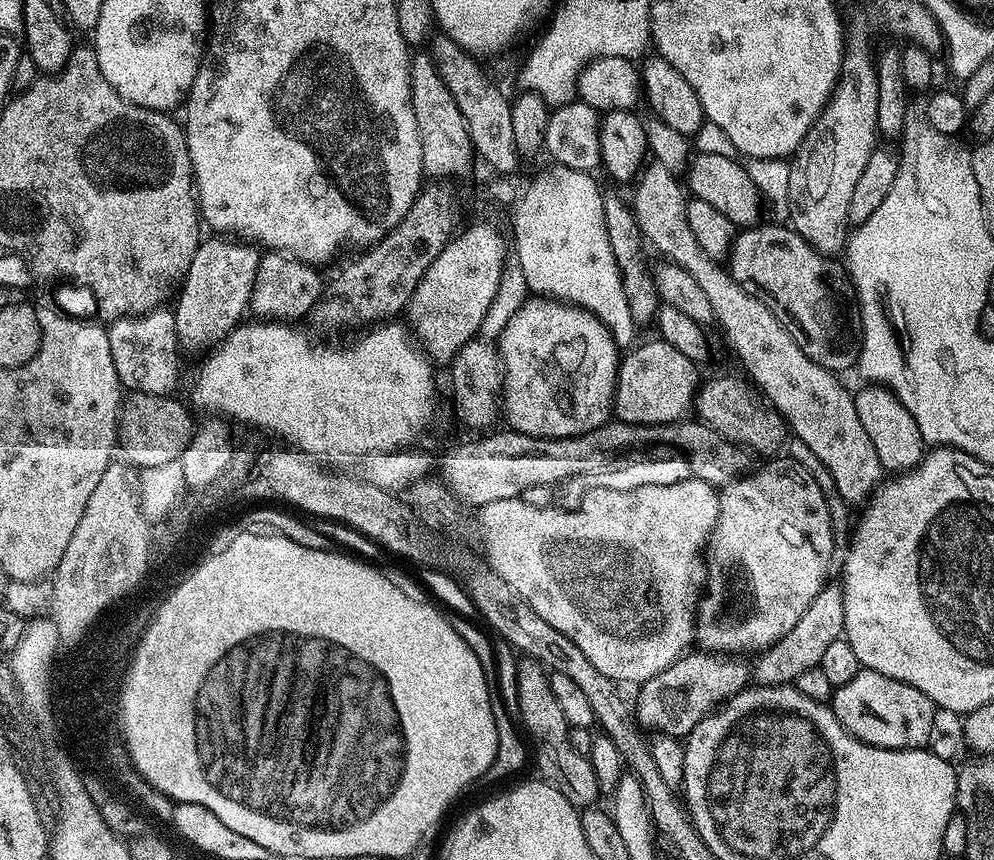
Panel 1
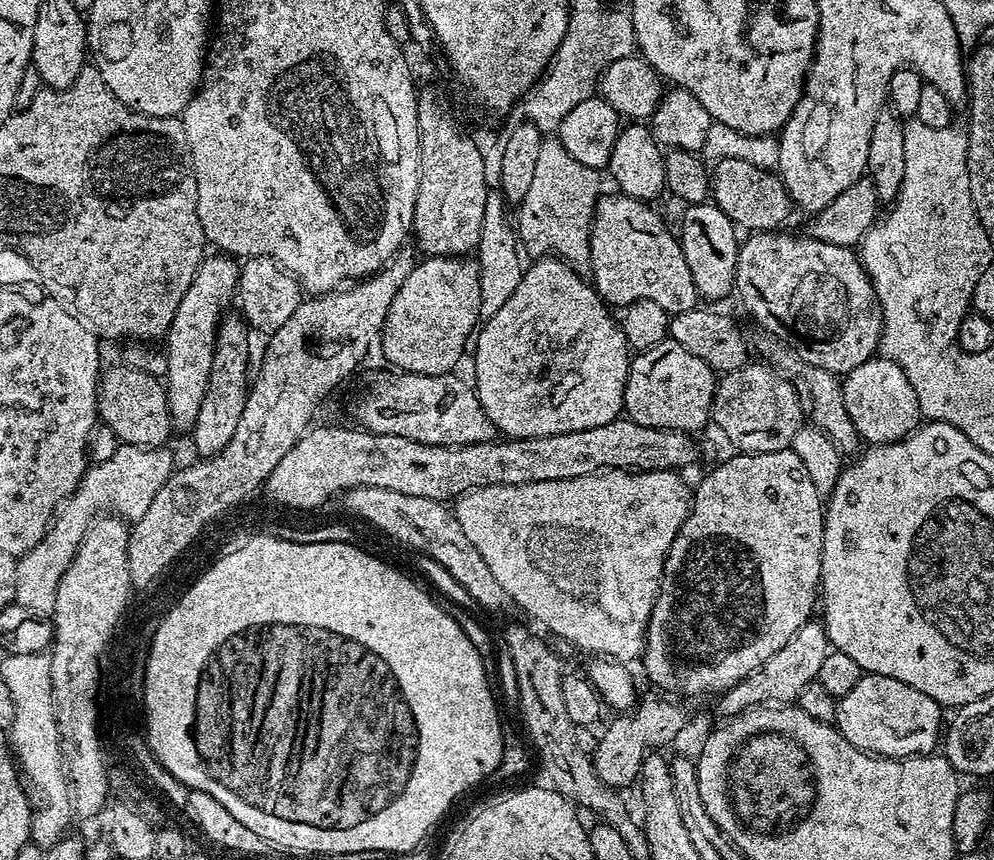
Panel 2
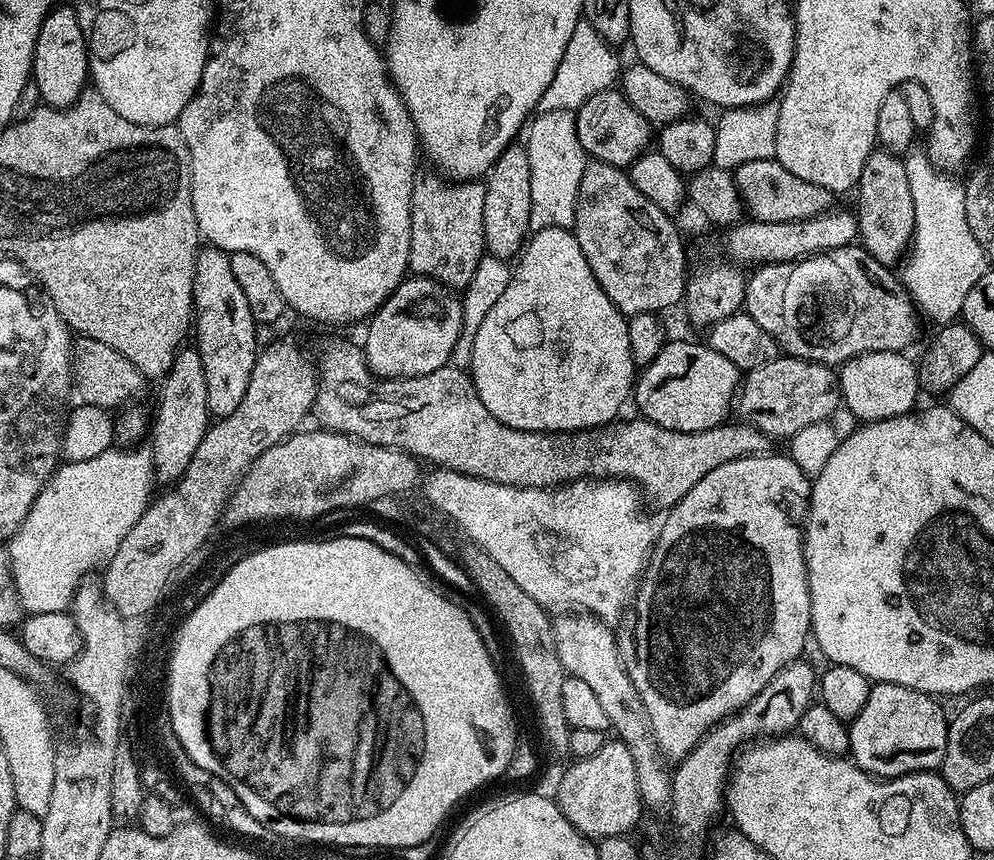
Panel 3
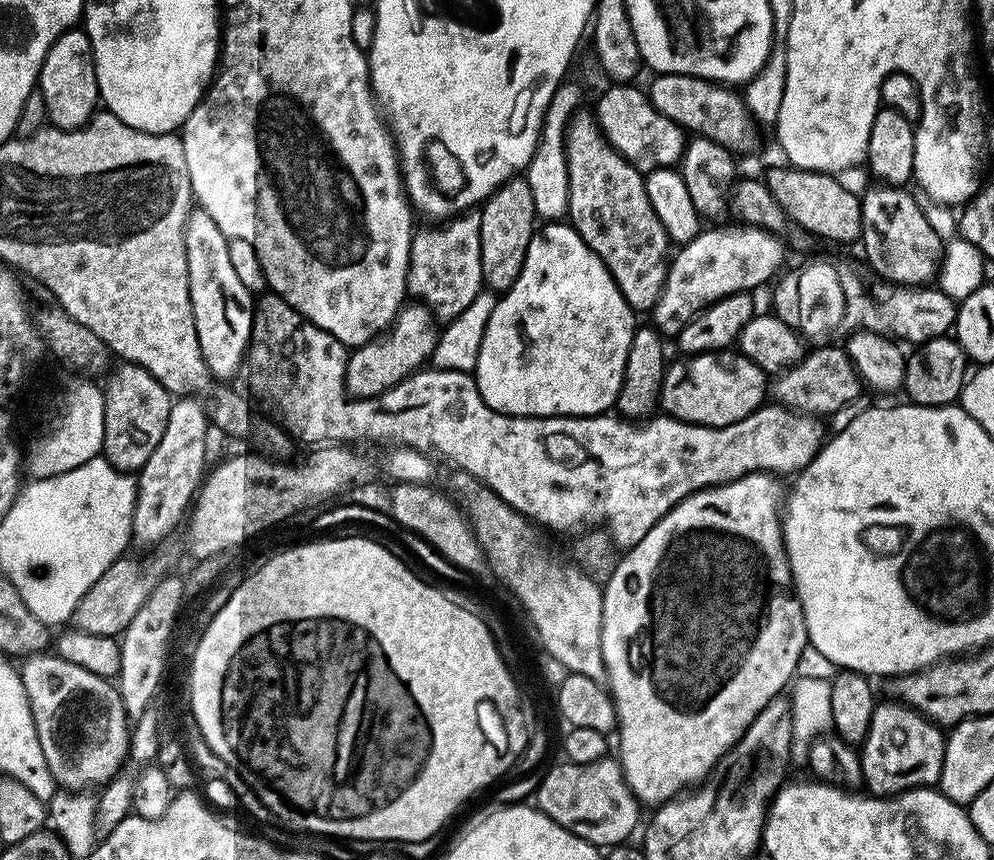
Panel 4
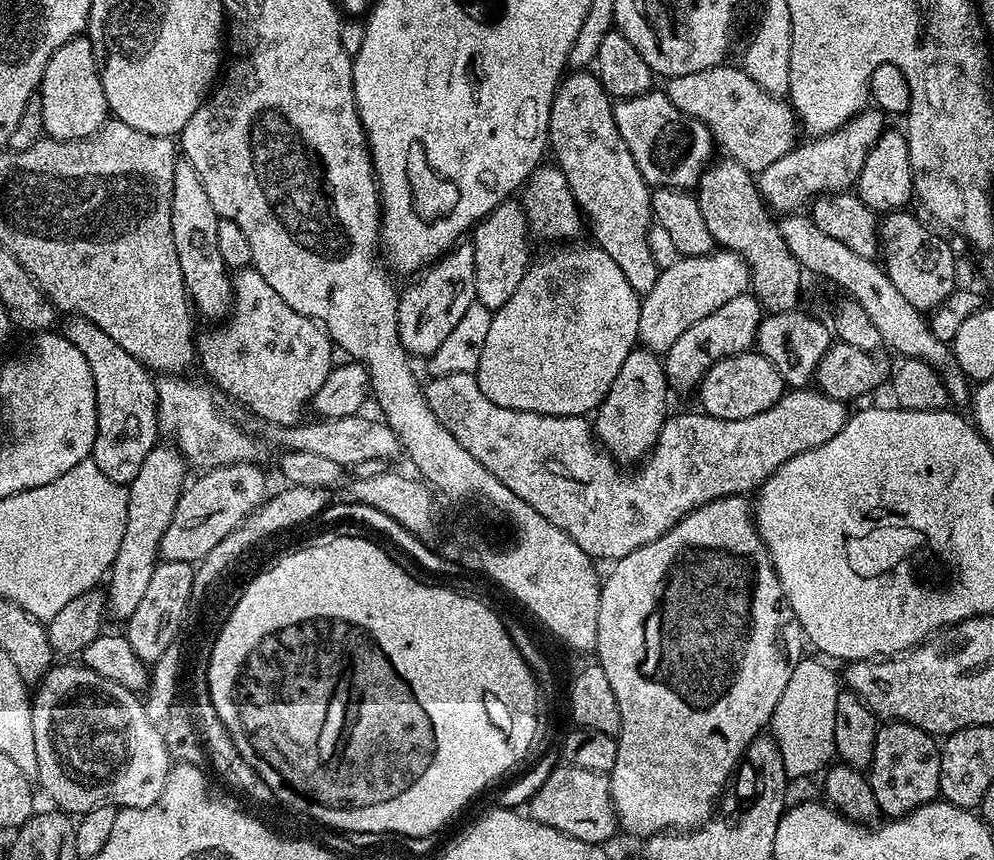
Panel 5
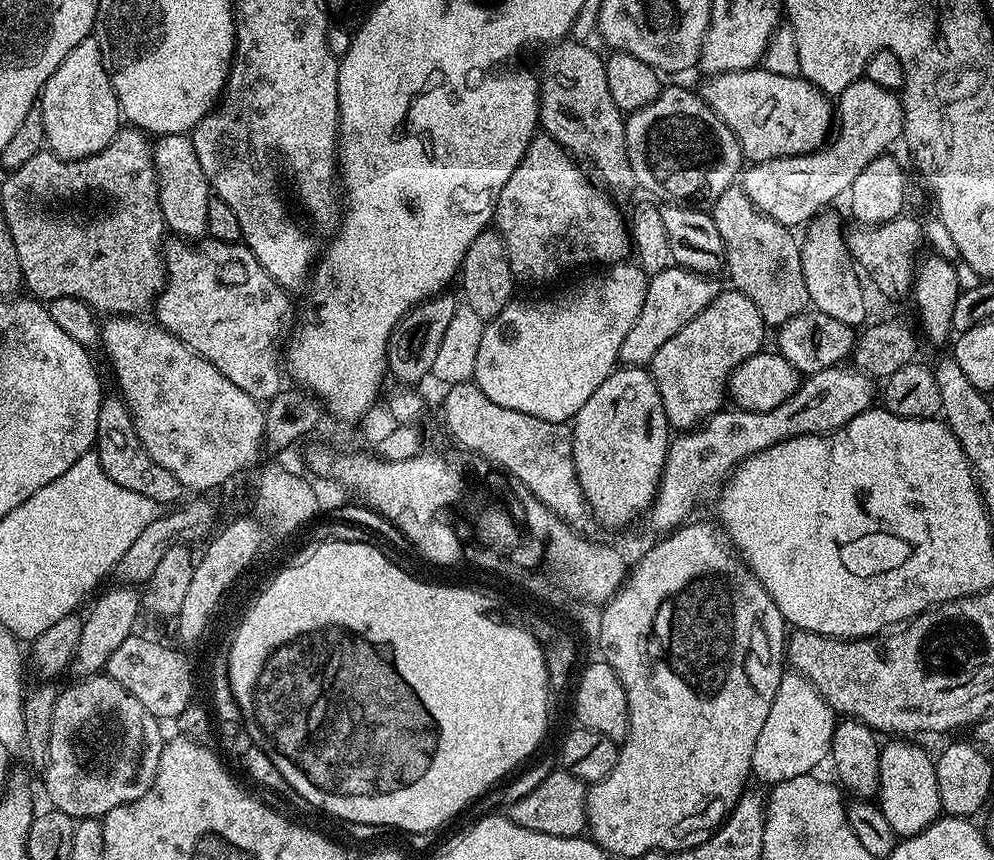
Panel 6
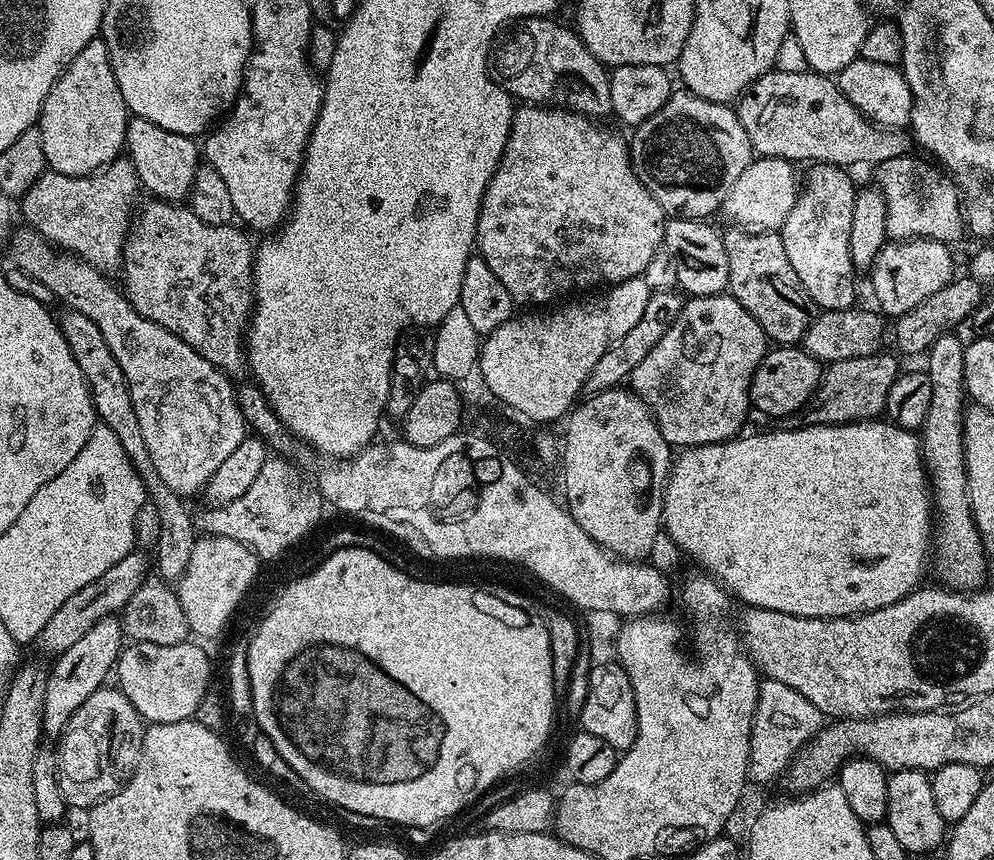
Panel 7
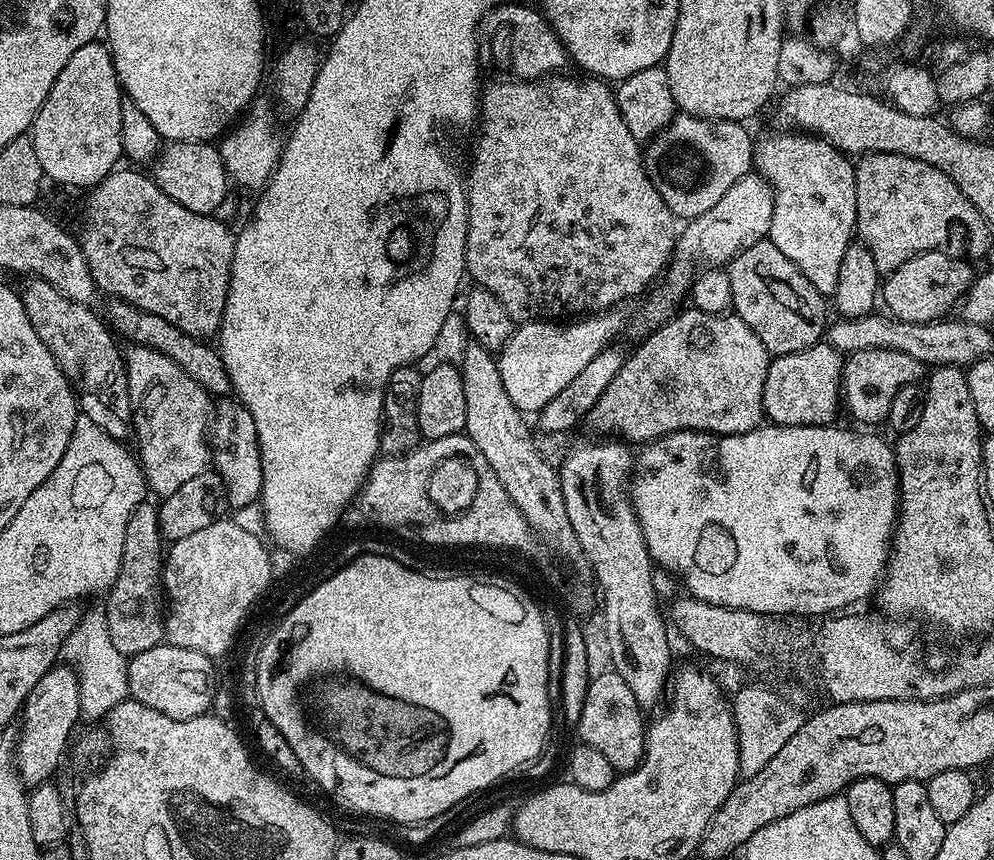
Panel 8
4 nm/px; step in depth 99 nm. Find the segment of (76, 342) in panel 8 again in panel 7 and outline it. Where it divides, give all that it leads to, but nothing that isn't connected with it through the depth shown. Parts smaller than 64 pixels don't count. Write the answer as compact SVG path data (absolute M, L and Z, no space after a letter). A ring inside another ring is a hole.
M65 311L65 316L59 317L60 330L66 338L66 346L70 346L70 354L74 354L74 362L82 370L82 374L88 383L88 389L92 392L92 404L96 407L96 415L99 423L104 424L111 435L120 439L120 445L124 447L124 453L128 461L132 463L132 469L138 473L144 484L147 499L157 508L158 519L161 522L158 538L154 545L154 572L165 582L176 582L186 570L190 561L190 552L198 539L197 530L192 525L192 513L188 508L184 509L185 501L162 478L158 478L158 470L150 458L150 450L146 450L146 441L142 439L142 426L138 426L138 418L134 414L134 402L130 402L130 390L126 386L126 374L122 374L122 366L118 366L118 358L110 354L110 346L106 346L106 338L102 338L102 330L86 318L86 314Z

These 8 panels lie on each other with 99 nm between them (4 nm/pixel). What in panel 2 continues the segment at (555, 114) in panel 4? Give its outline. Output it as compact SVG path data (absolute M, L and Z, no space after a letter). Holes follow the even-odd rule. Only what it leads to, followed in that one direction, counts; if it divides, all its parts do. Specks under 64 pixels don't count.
M559 138L544 139L542 150L538 150L530 190L526 190L526 198L522 198L518 205L520 217L514 220L519 243L525 253L529 252L529 257L559 256L573 266L587 265L592 215L602 195L600 176L597 169L582 166L582 162L562 146Z

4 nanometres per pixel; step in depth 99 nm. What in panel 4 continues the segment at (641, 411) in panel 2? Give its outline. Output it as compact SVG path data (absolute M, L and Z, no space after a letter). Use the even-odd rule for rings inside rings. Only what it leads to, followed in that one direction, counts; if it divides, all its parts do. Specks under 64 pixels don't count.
M738 350L697 352L684 360L671 361L665 367L658 397L665 416L702 426L730 426L730 422L742 422L757 412L765 403L764 395L769 395L770 380L764 369Z

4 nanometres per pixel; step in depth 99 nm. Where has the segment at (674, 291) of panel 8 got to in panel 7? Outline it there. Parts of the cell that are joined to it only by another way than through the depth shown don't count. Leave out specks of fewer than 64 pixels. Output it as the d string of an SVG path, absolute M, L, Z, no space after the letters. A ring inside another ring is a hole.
M774 156L753 159L738 182L730 186L730 194L722 205L723 215L732 219L731 223L745 232L779 232L786 222L790 210L794 210L794 202L802 191L802 184L796 181L796 172L791 163L778 160Z

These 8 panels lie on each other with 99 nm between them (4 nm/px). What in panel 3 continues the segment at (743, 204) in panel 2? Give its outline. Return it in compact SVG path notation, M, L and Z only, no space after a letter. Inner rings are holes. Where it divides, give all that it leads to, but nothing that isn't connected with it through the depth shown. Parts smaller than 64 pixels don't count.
M776 159L746 162L734 169L736 189L744 202L744 211L751 219L762 222L794 222L814 218L818 214L829 211L834 204L833 193L825 188L814 186L812 182L802 182L802 178L794 178L786 166Z

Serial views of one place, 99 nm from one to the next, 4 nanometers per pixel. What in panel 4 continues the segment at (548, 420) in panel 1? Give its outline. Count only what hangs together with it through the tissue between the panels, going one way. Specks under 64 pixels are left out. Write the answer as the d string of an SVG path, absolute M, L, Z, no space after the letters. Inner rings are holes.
M568 222L537 227L526 250L526 262L514 286L497 299L474 371L476 385L495 412L507 416L603 416L616 408L626 374L630 342L638 327L637 313L618 288L606 262L586 246Z

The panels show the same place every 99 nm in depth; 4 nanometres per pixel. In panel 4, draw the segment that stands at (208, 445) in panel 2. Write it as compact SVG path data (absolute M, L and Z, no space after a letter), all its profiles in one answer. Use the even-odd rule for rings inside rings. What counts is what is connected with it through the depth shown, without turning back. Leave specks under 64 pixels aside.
M198 206L193 207L186 222L186 274L188 275L188 297L194 310L194 330L198 330L198 346L202 346L202 358L213 376L221 382L231 381L236 371L241 371L248 355L248 345L252 342L252 313L254 311L254 293L246 290L238 278L234 266L230 263L228 237L218 230L214 218Z

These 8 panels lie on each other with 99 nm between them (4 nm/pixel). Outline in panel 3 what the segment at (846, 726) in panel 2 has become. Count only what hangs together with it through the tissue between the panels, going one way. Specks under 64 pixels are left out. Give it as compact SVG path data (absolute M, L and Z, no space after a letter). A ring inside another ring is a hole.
M873 683L870 698L866 698L866 706L862 706L862 714L858 714L848 724L848 752L852 763L869 776L886 780L915 772L937 771L944 762L950 723L949 713L944 713L940 704L943 703L937 697L910 690L906 686Z

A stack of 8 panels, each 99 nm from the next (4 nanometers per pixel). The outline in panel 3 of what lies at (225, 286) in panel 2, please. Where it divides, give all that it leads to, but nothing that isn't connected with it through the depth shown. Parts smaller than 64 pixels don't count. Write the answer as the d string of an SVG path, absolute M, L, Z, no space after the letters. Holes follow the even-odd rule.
M184 346L177 352L171 370L163 377L164 389L160 392L160 405L156 408L156 421L150 424L150 447L157 481L171 486L183 476L198 442L210 427L210 413L206 402L206 374L202 370L202 358L195 347Z

